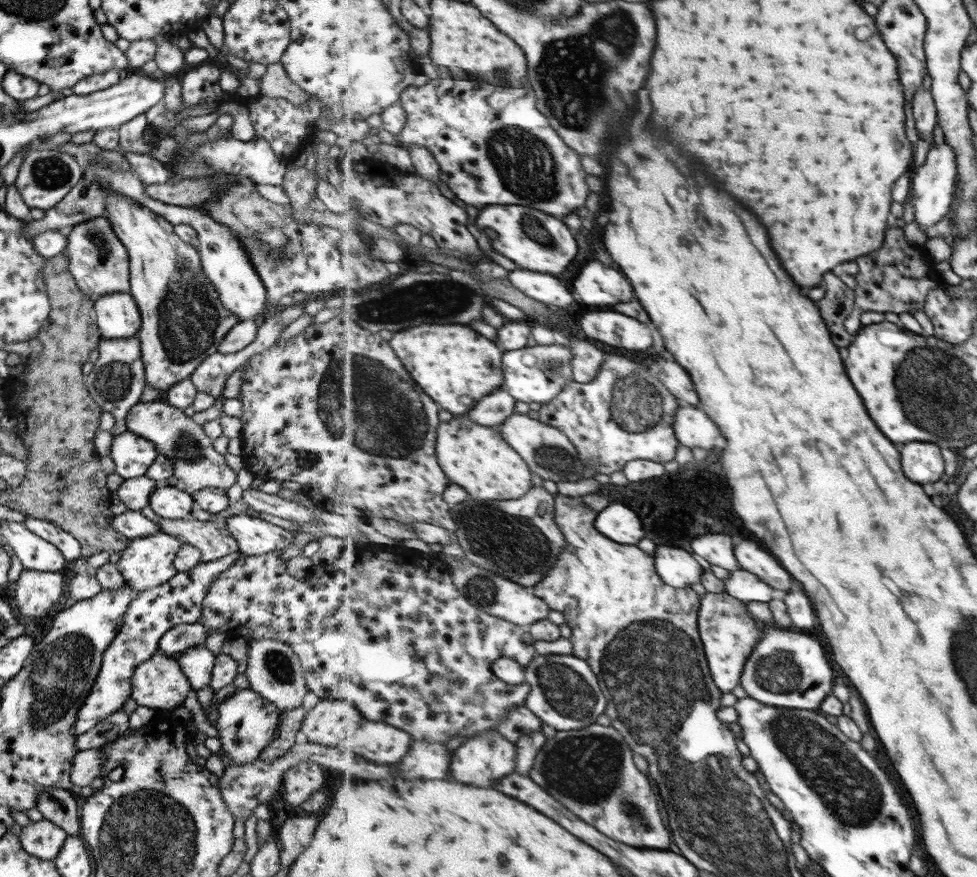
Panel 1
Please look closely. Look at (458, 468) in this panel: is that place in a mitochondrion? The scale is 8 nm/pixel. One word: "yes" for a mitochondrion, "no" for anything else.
no

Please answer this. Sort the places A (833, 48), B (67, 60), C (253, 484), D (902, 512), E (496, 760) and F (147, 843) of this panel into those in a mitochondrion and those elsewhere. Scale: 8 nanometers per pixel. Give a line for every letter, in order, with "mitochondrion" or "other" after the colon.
A: other
B: other
C: other
D: other
E: other
F: mitochondrion

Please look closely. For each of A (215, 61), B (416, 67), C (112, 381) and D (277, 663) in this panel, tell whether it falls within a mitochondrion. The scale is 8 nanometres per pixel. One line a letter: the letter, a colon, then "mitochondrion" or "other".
A: other
B: other
C: mitochondrion
D: mitochondrion

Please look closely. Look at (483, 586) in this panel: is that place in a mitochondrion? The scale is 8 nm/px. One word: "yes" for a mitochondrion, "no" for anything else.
yes

